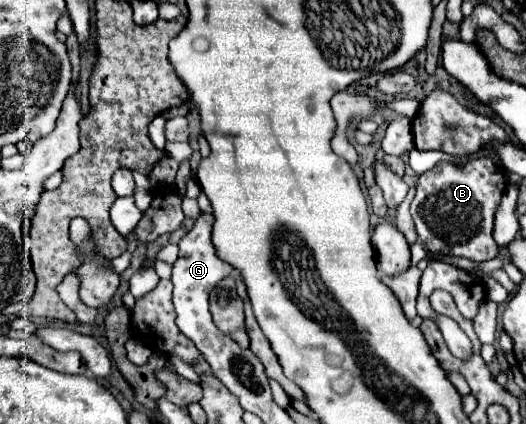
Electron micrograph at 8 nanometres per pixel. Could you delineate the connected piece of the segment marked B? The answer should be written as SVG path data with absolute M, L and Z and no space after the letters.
M488 157L468 161L464 169L440 161L436 167L422 173L416 185L416 197L410 205L420 243L430 253L466 257L476 263L494 259L498 255L498 245L492 239L494 213L506 189L506 177L502 173L504 171L498 165L492 165Z

